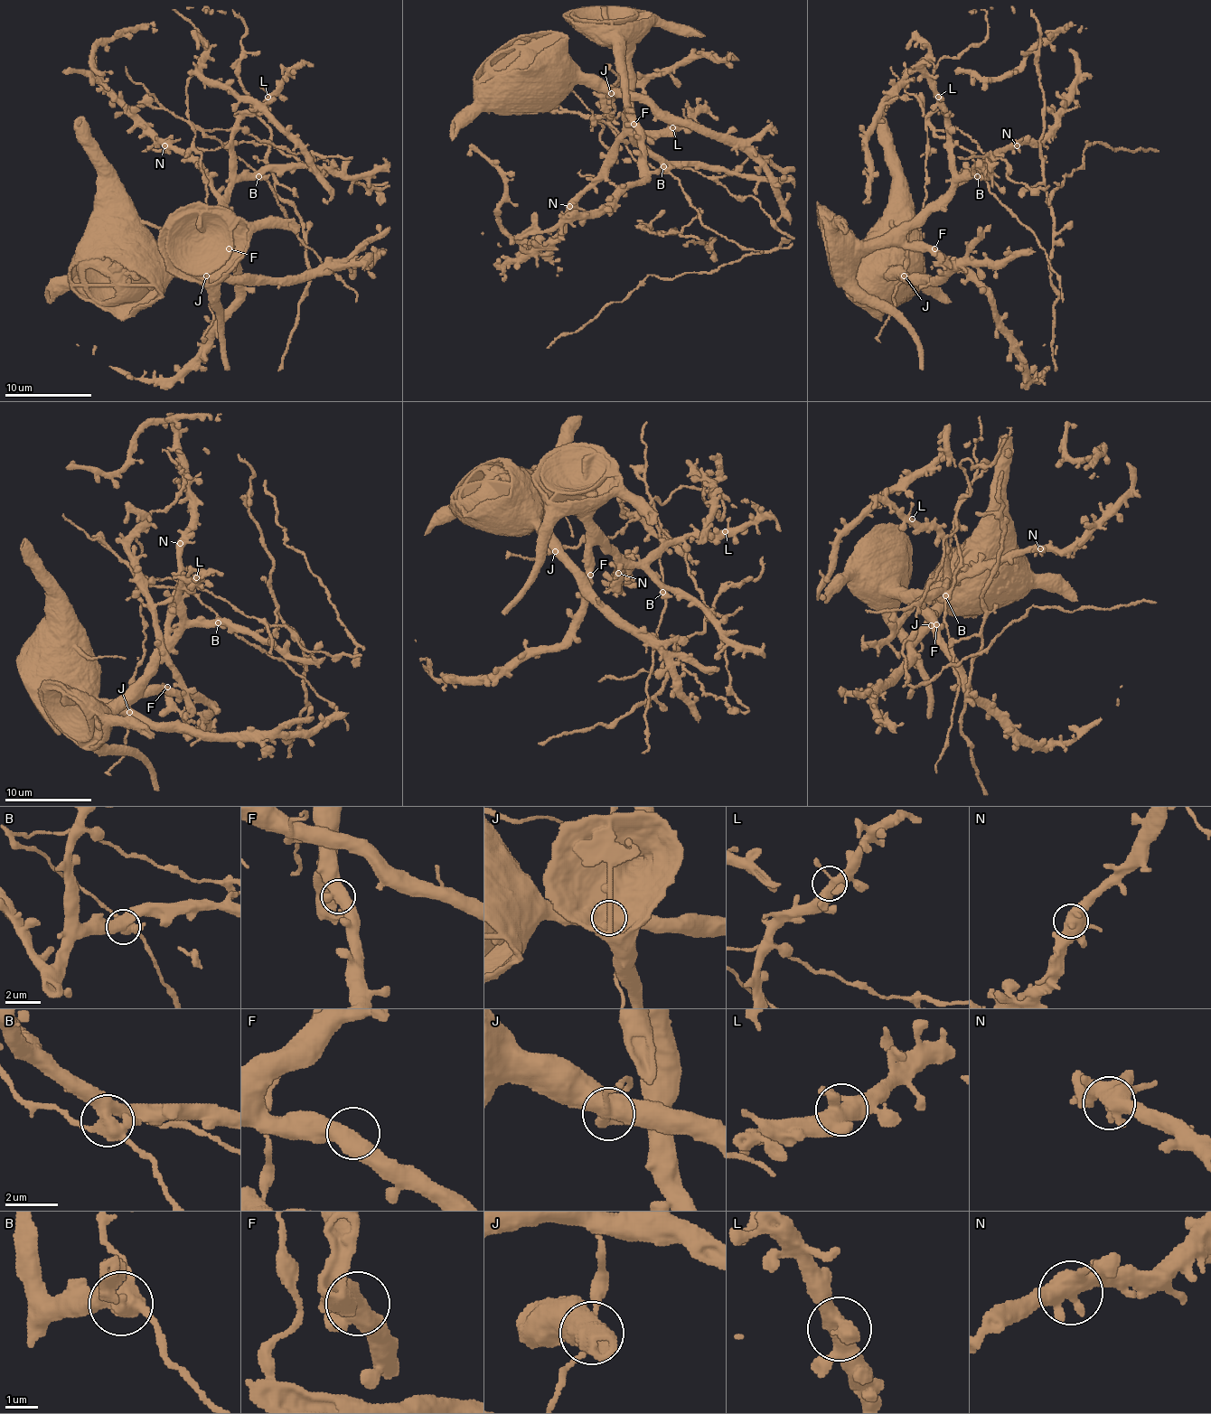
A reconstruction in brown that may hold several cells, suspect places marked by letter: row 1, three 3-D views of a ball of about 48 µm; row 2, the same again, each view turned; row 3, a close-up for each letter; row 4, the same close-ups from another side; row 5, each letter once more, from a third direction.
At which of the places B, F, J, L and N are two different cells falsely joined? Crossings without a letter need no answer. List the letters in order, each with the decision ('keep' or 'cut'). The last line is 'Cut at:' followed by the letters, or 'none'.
B: cut
F: keep
J: cut
L: keep
N: keep
Cut at: B, J

